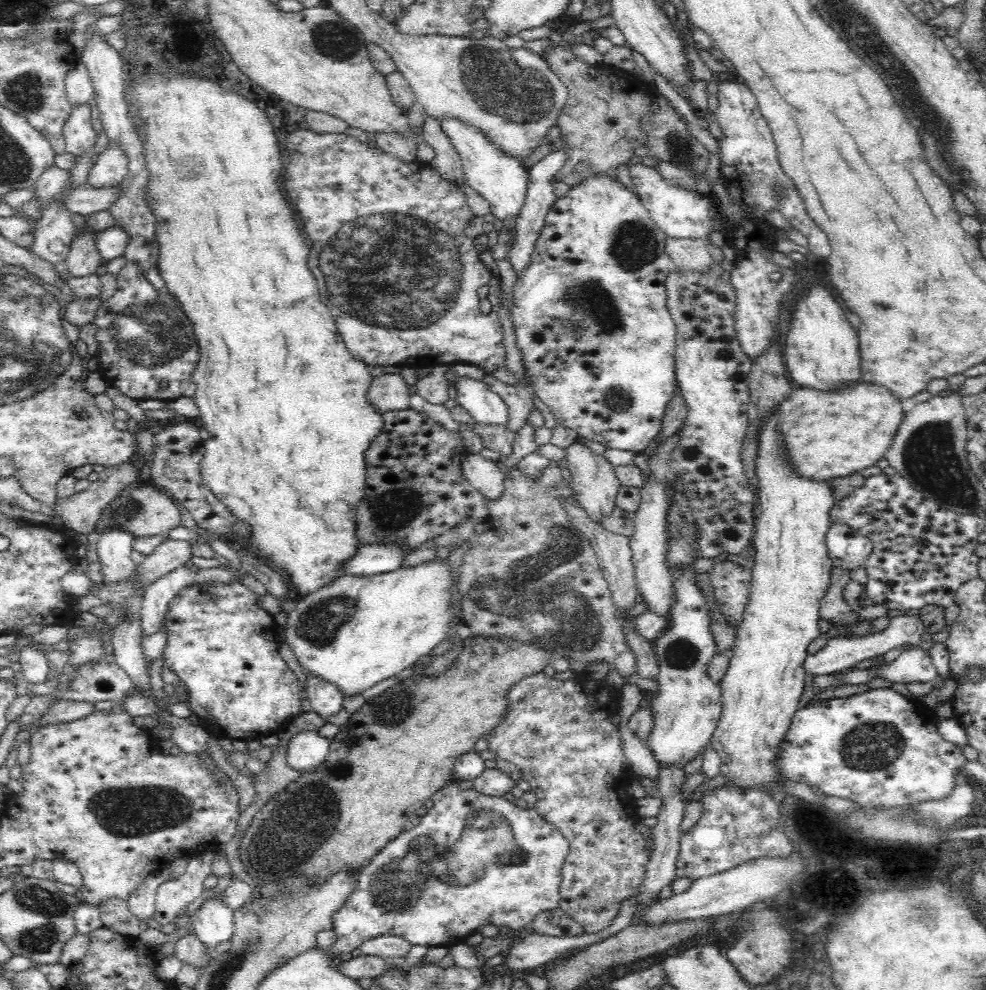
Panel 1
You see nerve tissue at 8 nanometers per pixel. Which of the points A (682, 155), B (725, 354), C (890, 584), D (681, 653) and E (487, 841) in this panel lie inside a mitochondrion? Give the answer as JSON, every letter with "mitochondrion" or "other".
{"A":"mitochondrion","B":"other","C":"other","D":"mitochondrion","E":"mitochondrion"}

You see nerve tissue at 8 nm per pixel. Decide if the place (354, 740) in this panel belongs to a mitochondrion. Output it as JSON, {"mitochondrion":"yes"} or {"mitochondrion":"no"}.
{"mitochondrion":"yes"}

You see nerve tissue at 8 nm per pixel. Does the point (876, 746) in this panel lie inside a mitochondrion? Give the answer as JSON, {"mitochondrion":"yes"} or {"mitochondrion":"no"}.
{"mitochondrion":"yes"}

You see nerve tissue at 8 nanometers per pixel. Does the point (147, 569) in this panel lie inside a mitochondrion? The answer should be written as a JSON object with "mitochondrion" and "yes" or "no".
{"mitochondrion":"no"}

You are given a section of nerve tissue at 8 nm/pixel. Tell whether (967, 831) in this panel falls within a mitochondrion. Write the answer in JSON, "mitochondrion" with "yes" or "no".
{"mitochondrion":"no"}

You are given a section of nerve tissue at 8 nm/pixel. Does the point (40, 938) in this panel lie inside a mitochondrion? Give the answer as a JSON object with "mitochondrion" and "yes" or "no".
{"mitochondrion":"yes"}

